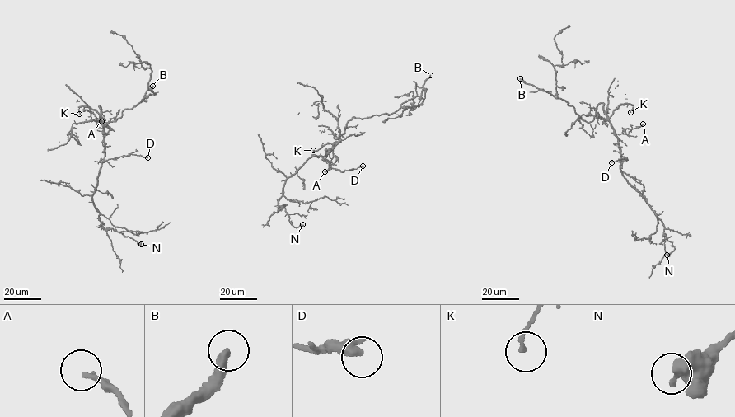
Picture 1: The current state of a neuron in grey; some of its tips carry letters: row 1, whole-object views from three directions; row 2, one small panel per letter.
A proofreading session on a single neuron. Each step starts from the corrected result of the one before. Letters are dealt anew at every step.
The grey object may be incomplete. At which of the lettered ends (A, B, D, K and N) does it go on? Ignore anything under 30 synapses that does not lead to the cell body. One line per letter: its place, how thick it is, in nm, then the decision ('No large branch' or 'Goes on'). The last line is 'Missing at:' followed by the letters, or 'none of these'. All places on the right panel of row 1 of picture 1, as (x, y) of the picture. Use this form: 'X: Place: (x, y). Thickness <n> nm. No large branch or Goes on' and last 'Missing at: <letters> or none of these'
A: Place: (643, 124). Thickness 180 nm. No large branch
B: Place: (520, 78). Thickness 400 nm. Goes on
D: Place: (611, 162). Thickness 420 nm. No large branch
K: Place: (630, 112). Thickness 140 nm. No large branch
N: Place: (667, 255). Thickness 600 nm. No large branch
Missing at: B

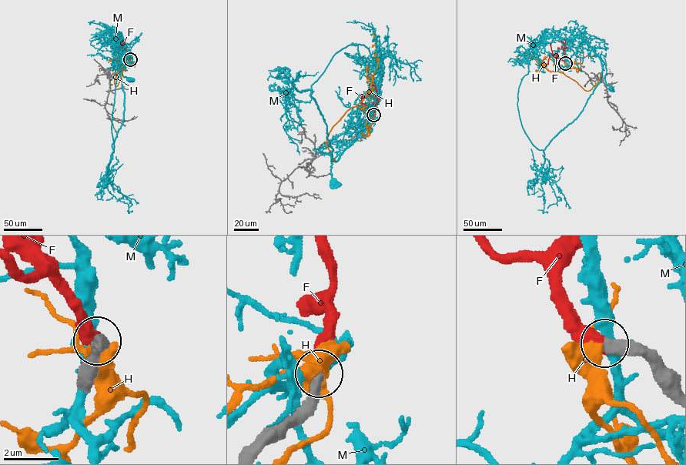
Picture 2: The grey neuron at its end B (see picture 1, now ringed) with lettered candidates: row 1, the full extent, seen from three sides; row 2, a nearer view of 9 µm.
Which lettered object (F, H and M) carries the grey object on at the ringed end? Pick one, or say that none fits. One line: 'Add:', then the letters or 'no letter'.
Add: F

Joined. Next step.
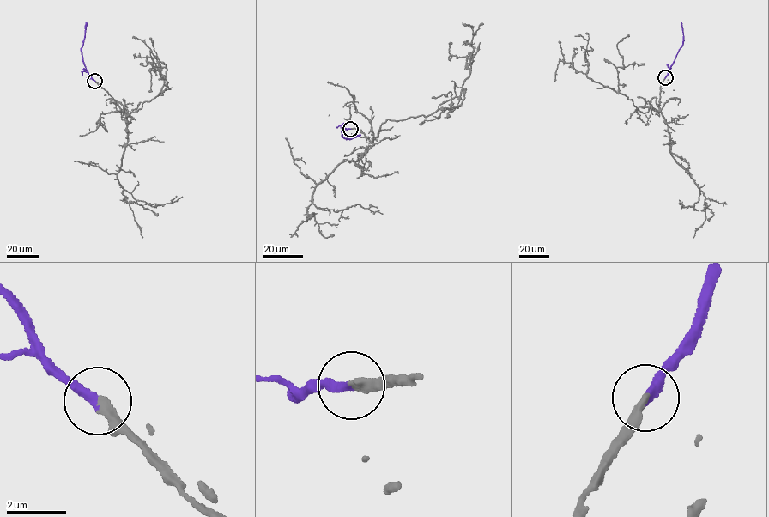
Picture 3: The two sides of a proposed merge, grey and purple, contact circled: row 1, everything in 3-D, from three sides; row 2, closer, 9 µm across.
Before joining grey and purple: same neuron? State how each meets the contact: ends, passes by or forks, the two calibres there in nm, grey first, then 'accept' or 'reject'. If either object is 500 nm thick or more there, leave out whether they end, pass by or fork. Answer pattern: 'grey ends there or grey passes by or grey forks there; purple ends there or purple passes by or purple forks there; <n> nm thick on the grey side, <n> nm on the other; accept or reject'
grey ends there; purple ends there; 280 nm thick on the grey side, 300 nm on the other; accept

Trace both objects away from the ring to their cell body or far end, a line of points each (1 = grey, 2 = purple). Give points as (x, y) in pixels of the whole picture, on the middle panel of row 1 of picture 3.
1: (350, 128), (360, 129), (370, 141), (388, 119), (427, 116), (460, 95), (474, 49), (472, 25), (463, 22)
2: (350, 128), (344, 129), (342, 132), (344, 138), (360, 135)

